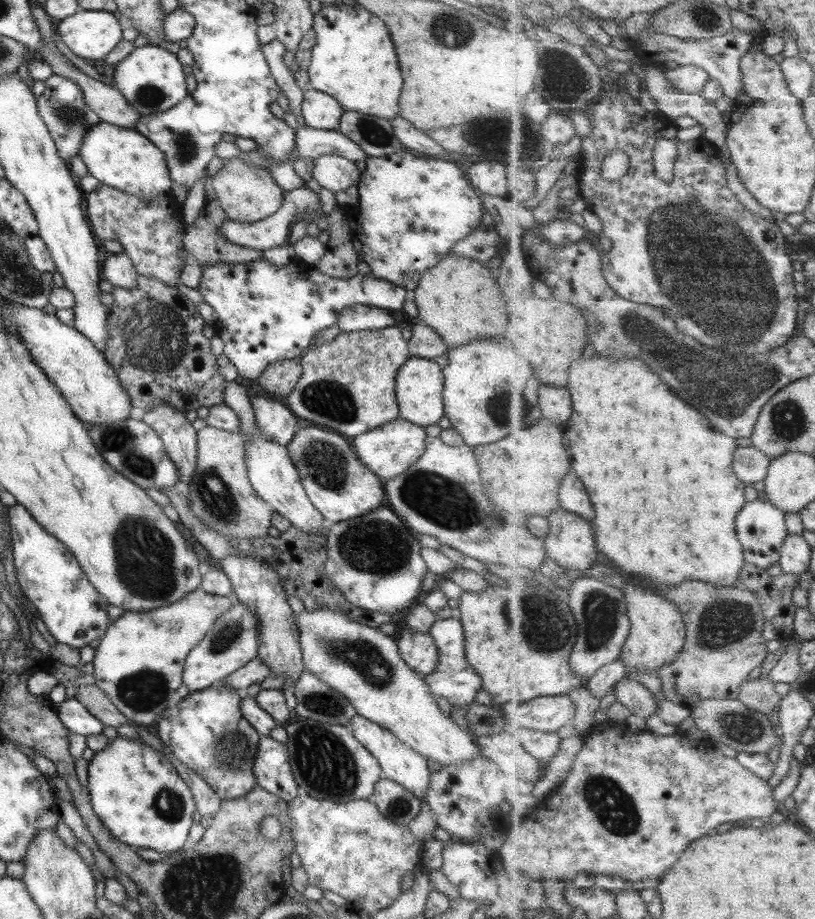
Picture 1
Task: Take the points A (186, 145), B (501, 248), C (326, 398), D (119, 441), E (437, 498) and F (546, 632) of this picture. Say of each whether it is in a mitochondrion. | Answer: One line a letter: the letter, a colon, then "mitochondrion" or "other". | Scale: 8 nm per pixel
A: mitochondrion
B: other
C: mitochondrion
D: mitochondrion
E: mitochondrion
F: mitochondrion

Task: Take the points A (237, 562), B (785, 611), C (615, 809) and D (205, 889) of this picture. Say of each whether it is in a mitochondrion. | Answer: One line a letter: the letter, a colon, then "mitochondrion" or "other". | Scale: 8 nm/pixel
A: other
B: other
C: mitochondrion
D: mitochondrion

